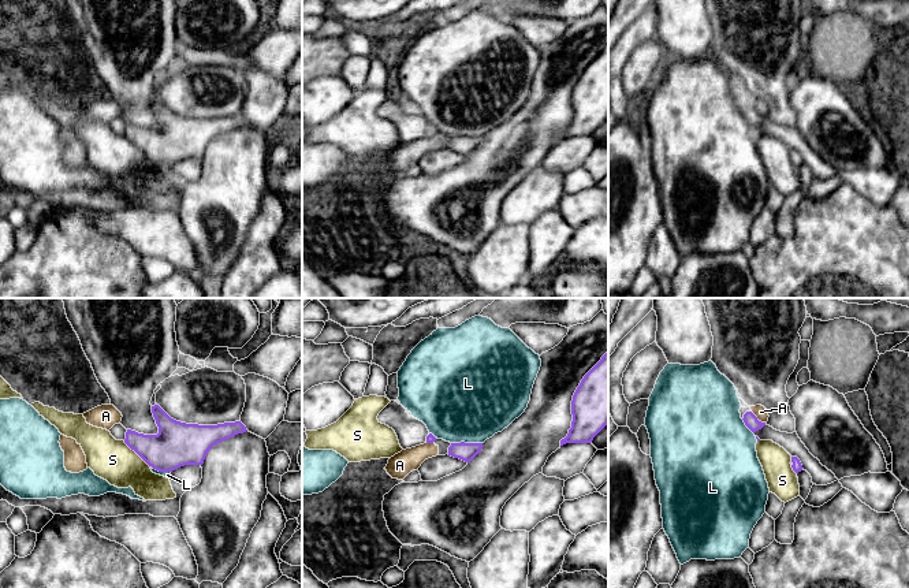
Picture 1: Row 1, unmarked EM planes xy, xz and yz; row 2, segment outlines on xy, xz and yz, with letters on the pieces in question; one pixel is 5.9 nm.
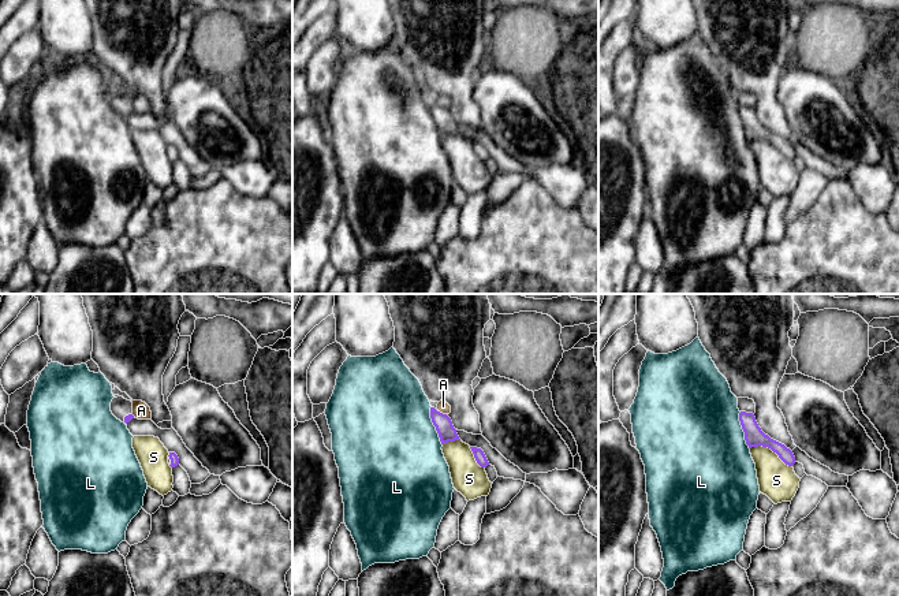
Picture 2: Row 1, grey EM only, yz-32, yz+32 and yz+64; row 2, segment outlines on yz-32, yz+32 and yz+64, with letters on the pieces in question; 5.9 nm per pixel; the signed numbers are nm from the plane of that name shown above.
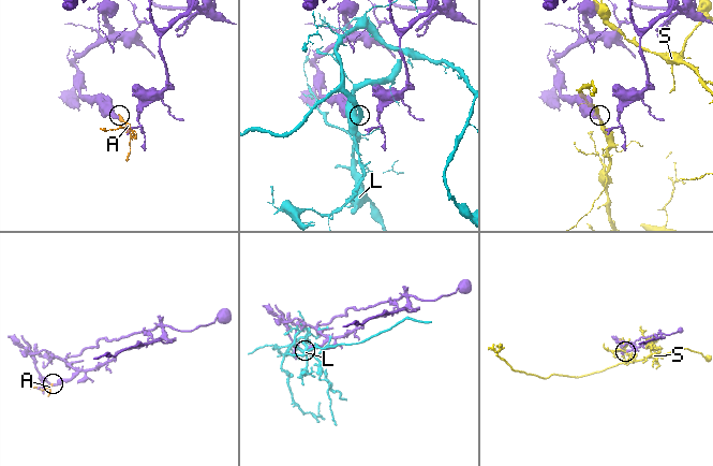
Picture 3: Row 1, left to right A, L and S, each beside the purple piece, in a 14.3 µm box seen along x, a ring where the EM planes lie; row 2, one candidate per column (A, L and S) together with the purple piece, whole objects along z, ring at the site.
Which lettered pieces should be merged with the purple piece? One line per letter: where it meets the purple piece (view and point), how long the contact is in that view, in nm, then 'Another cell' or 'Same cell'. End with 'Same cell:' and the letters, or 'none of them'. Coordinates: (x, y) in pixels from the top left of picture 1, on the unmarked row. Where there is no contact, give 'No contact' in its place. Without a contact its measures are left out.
A: Touches purple at yz (757, 114). Shared border 120 nm. Another cell
L: Touches purple at xz (466, 137). Shared border 180 nm. Another cell
S: Touches purple at xy (137, 146). Shared border 220 nm. Another cell
Same cell: none of them

